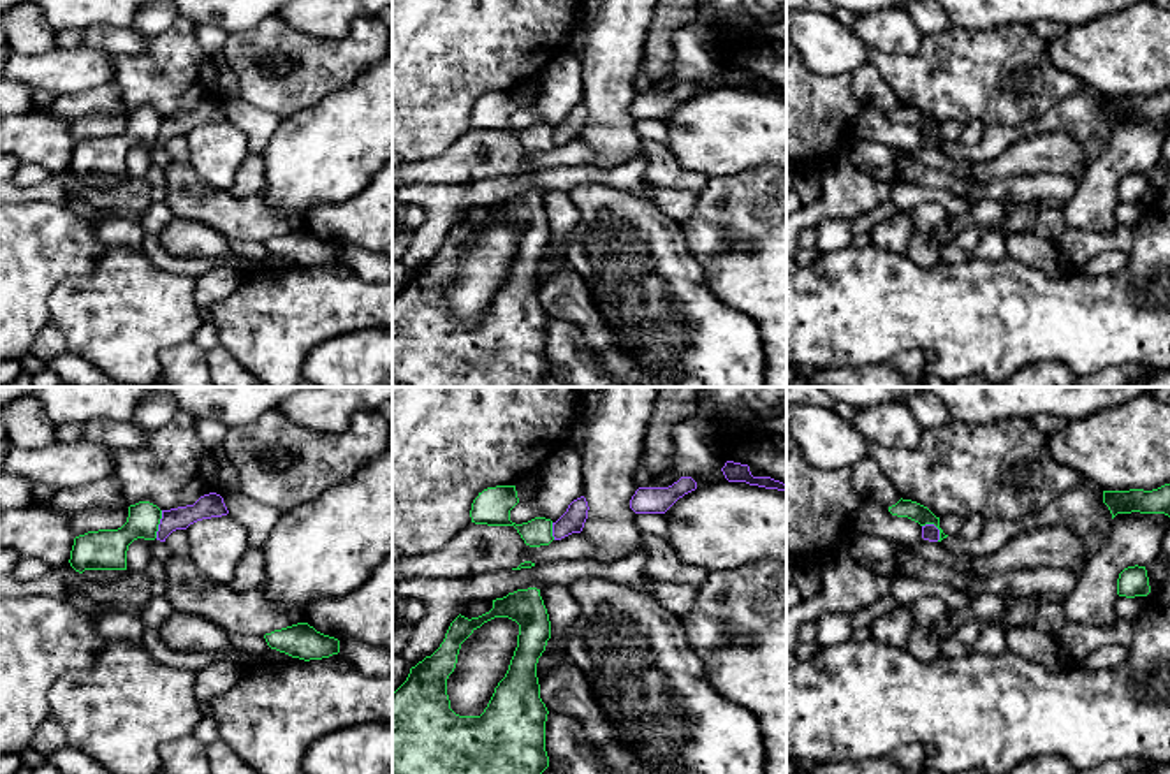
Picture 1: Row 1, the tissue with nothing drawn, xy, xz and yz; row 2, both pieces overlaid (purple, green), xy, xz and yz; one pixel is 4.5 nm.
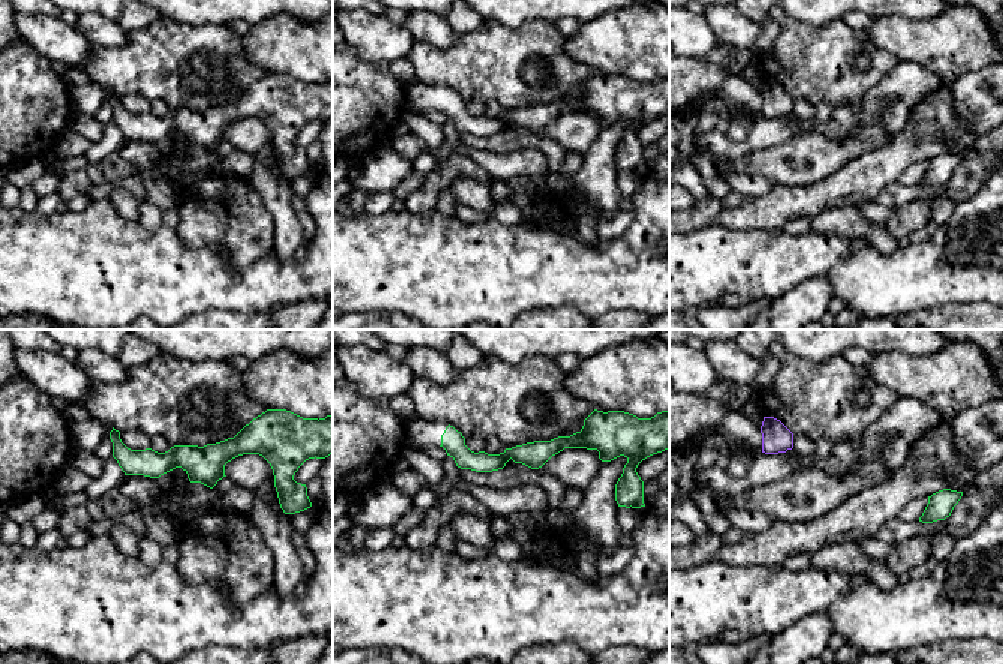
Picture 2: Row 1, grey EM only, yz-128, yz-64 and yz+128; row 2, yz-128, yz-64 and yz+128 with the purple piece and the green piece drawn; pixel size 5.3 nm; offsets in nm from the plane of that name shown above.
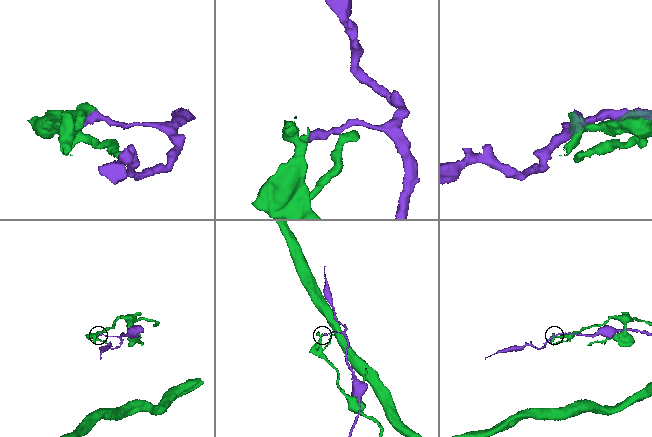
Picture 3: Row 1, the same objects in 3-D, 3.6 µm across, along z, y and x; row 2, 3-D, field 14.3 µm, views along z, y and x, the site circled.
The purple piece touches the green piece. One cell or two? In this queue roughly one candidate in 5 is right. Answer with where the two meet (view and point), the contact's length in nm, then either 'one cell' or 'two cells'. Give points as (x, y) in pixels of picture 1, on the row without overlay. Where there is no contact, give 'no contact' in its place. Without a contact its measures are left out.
contact yz (935, 132); length 110 nm; two cells

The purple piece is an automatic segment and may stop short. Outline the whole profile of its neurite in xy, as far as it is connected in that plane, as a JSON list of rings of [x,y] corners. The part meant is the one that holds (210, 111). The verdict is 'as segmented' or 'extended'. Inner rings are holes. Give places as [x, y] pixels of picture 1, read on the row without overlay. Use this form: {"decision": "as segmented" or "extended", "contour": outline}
{"decision": "as segmented", "contour": [[[204,100],[194,111],[162,116],[157,146],[165,148],[165,144],[176,135],[186,135],[197,127],[222,123],[227,120],[229,116],[220,100]]]}

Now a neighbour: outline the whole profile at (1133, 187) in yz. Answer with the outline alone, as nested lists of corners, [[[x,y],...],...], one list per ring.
[[[1128,172],[1119,179],[1117,201],[1126,204],[1147,202],[1151,199],[1145,172]]]

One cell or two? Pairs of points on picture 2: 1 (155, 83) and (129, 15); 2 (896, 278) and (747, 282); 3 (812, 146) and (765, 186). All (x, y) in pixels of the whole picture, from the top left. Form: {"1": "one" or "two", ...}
{"1": "two", "2": "one", "3": "two"}

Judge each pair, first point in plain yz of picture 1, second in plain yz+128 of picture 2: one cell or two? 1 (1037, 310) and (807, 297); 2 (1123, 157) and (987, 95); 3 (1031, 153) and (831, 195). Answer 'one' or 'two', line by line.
1: two
2: one
3: two

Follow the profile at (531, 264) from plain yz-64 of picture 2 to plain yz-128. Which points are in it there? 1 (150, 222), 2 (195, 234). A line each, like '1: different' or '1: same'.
1: different
2: different

